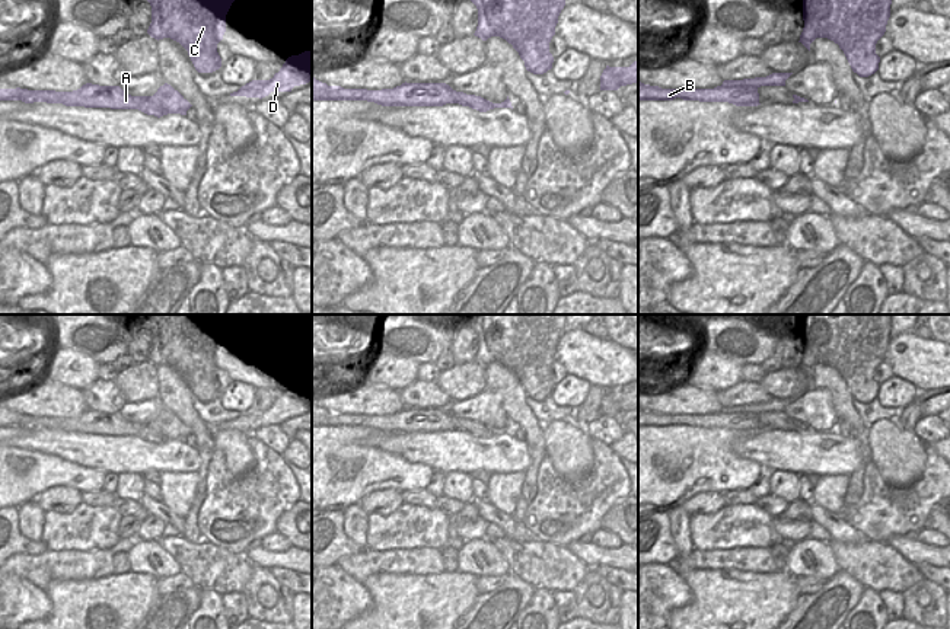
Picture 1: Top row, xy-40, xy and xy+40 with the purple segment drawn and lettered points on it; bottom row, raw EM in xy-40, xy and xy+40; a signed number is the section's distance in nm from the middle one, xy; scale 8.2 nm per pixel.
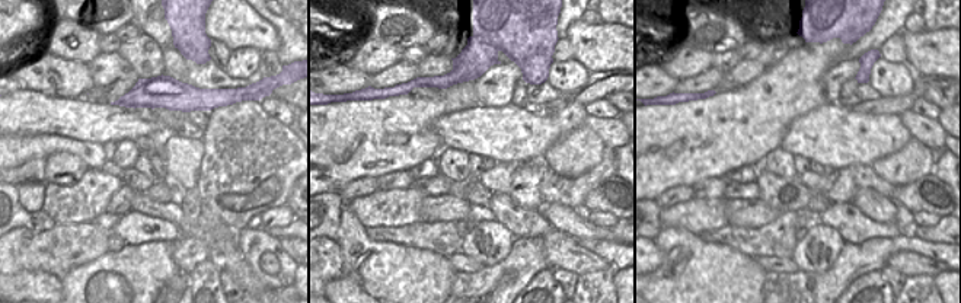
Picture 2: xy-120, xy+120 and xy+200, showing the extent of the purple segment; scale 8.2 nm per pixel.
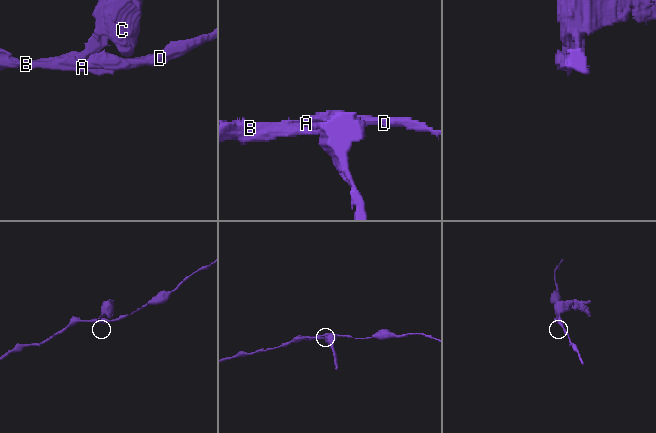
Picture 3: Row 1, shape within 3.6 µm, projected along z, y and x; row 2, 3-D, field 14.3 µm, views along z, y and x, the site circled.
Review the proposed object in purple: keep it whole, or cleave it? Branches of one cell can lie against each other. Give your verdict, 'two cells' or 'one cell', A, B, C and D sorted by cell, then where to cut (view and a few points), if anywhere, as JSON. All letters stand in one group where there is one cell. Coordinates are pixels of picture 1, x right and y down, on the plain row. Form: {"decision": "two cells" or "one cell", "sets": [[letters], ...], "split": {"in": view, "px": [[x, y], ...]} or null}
{"decision": "two cells", "sets": [["A", "B", "D"], ["C"]], "split": {"in": "xy+40", "px": [[723, 409], [754, 411], [756, 414]]}}

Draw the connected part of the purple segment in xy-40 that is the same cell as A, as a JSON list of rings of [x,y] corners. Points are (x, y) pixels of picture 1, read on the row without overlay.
[[[86,409],[73,418],[0,415],[0,427],[22,427],[25,430],[47,428],[66,432],[138,435],[157,444],[168,440],[187,441],[192,432],[178,416],[165,409],[153,422],[131,422],[119,412]]]

